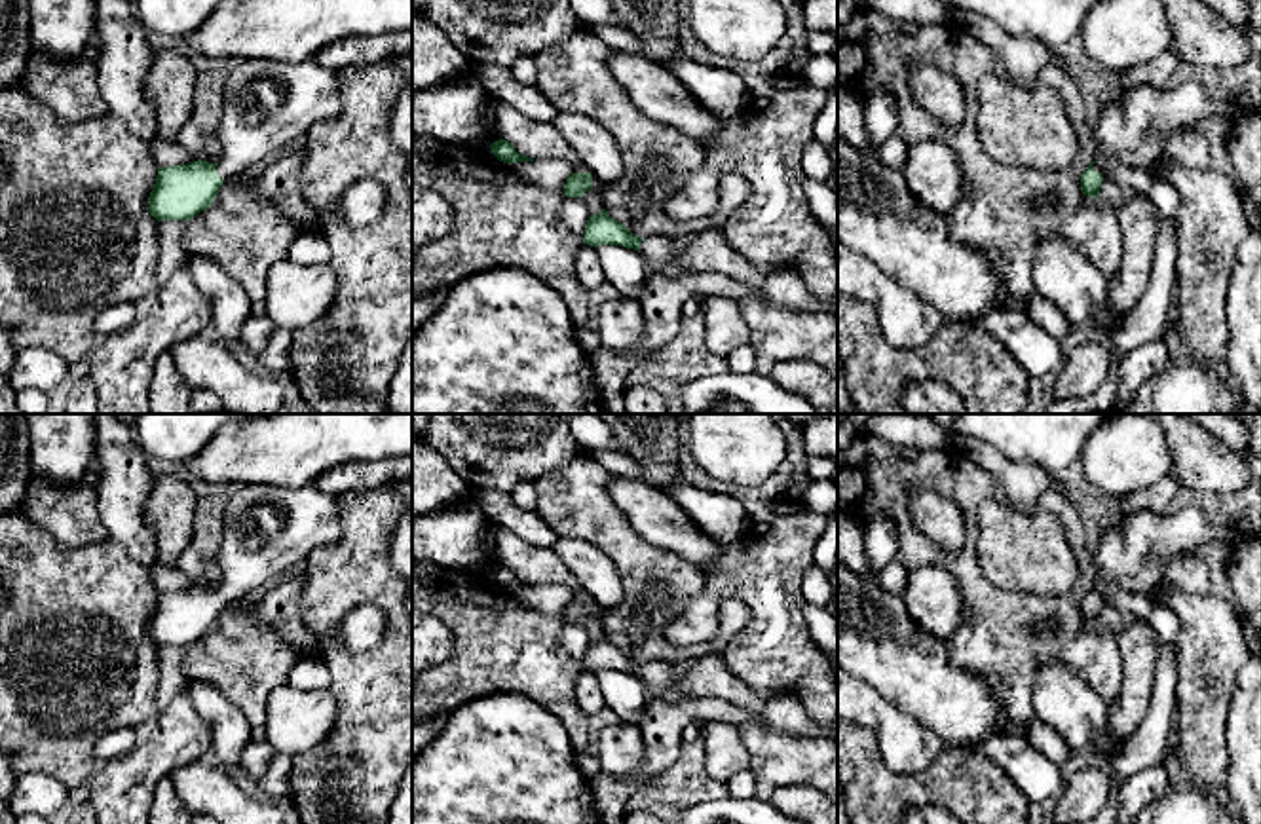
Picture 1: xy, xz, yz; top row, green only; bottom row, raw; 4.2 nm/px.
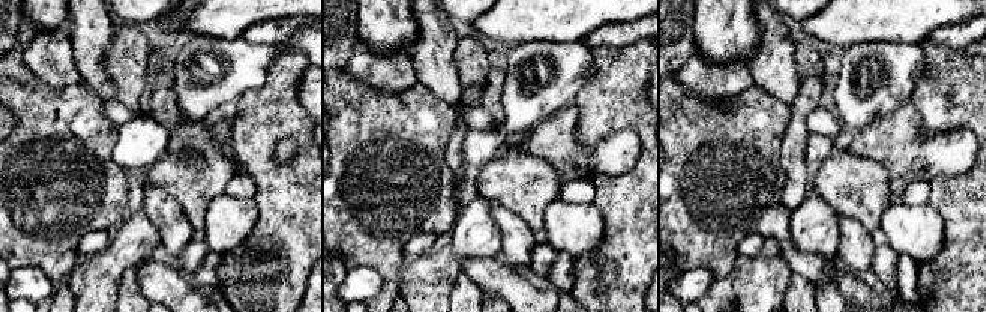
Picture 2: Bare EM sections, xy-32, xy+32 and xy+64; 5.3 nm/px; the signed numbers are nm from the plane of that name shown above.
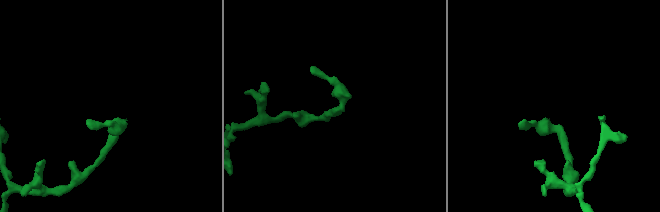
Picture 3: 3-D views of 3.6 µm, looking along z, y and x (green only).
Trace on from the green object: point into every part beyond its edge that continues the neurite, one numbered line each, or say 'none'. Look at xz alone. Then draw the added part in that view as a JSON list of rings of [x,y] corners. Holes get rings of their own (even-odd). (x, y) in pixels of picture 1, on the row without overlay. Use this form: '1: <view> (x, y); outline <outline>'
1: xz (661, 678); outline [[[655,661],[644,665],[638,678],[646,684],[649,697],[672,699],[676,697],[682,670],[676,663]]]

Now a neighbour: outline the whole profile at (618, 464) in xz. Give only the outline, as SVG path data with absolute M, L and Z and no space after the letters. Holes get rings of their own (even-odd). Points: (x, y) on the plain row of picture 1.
M596 450L587 454L591 454L613 477L630 477L642 480L638 463L619 450Z

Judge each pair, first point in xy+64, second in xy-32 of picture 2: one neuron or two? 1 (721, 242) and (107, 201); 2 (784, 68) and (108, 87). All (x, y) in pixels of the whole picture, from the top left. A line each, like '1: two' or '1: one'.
1: one
2: one

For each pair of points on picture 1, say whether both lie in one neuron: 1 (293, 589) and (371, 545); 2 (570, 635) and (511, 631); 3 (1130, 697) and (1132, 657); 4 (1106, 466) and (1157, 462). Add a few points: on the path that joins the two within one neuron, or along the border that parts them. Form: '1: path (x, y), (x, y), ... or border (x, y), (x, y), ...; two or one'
1: border (302, 576), (301, 618), (310, 627); two
2: border (564, 621), (561, 644), (582, 665); two
3: path (1132, 688), (1132, 667); one
4: path (1119, 462), (1144, 462); one

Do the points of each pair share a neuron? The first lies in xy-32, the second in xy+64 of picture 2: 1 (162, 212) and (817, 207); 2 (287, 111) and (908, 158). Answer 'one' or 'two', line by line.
1: two
2: two

